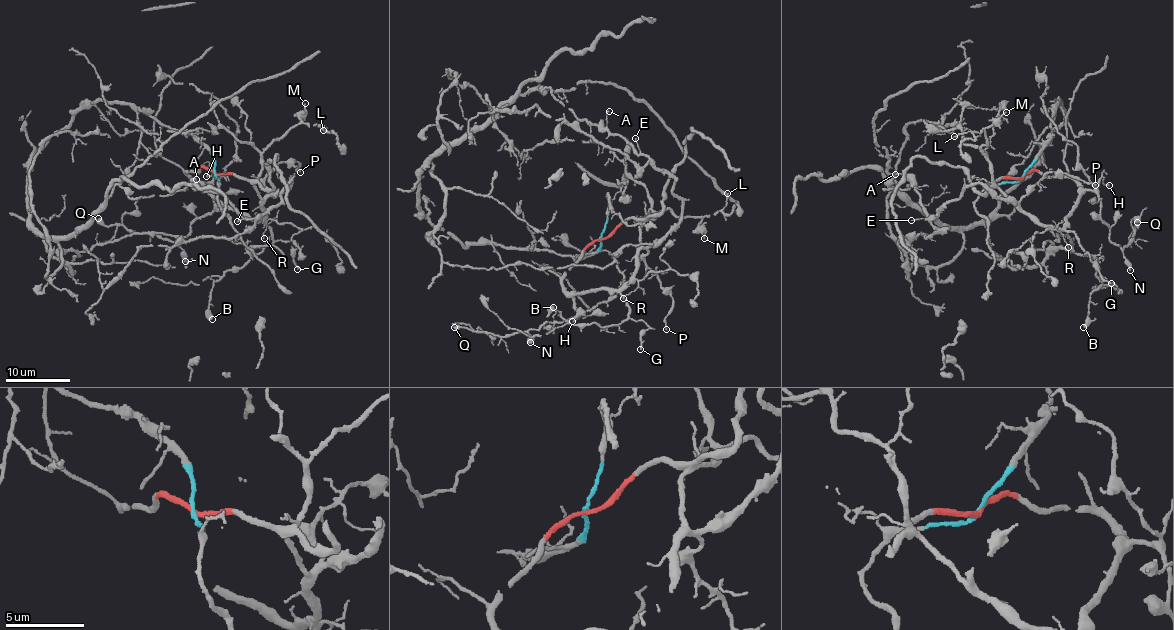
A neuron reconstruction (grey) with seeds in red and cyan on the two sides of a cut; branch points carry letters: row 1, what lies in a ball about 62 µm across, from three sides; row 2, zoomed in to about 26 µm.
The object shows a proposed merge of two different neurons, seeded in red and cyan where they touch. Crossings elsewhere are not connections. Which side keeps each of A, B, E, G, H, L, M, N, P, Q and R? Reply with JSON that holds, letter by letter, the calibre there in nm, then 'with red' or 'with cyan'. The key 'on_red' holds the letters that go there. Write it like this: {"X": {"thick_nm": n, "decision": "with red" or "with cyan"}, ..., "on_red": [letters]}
{"A": {"thick_nm": 130, "decision": "with red"}, "B": {"thick_nm": 480, "decision": "with red"}, "E": {"thick_nm": 110, "decision": "with red"}, "G": {"thick_nm": 190, "decision": "with red"}, "H": {"thick_nm": 120, "decision": "with red"}, "L": {"thick_nm": 170, "decision": "with red"}, "M": {"thick_nm": 140, "decision": "with red"}, "N": {"thick_nm": 400, "decision": "with red"}, "P": {"thick_nm": 130, "decision": "with red"}, "Q": {"thick_nm": 480, "decision": "with red"}, "R": {"thick_nm": 110, "decision": "with red"}, "on_red": ["A", "B", "E", "G", "H", "L", "M", "N", "P", "Q", "R"]}

